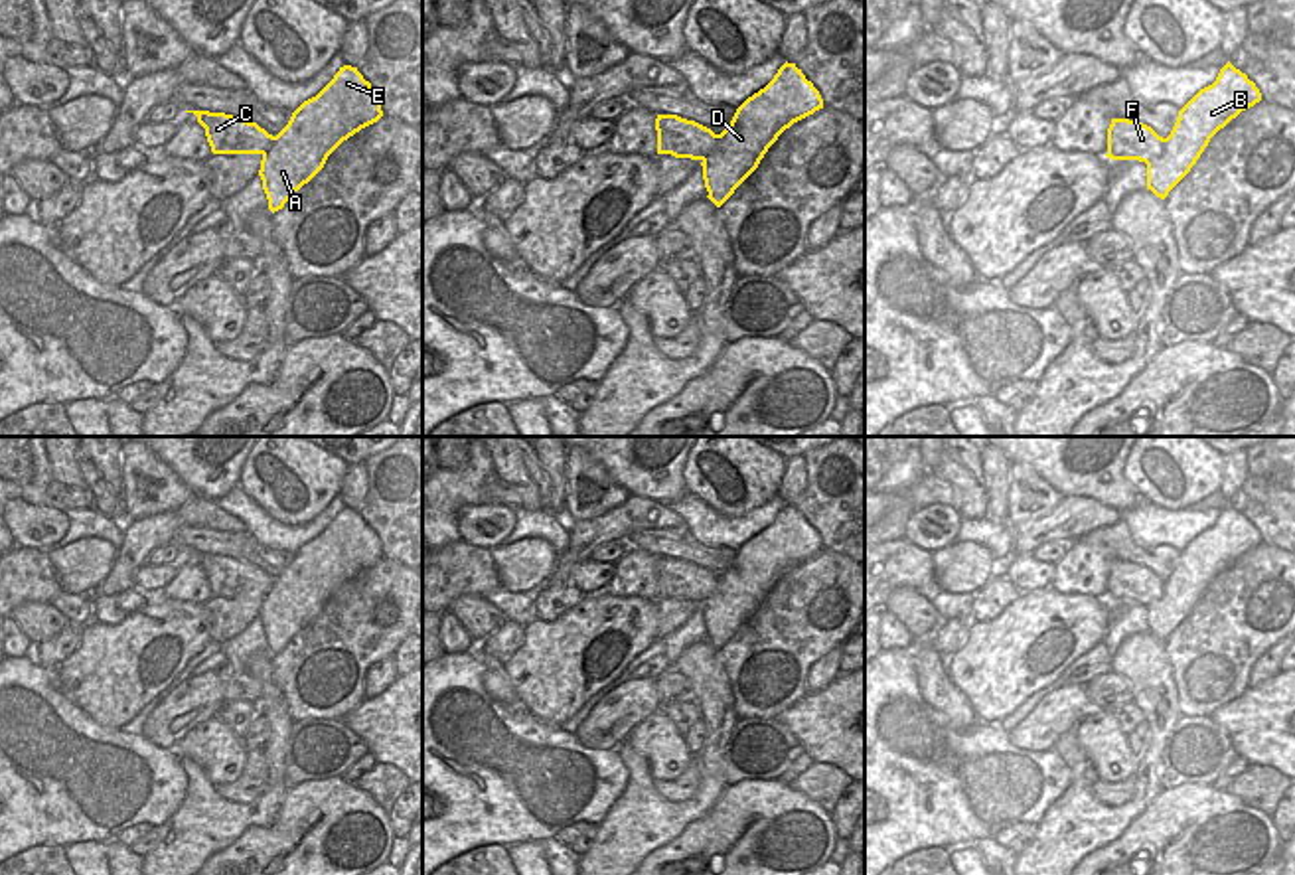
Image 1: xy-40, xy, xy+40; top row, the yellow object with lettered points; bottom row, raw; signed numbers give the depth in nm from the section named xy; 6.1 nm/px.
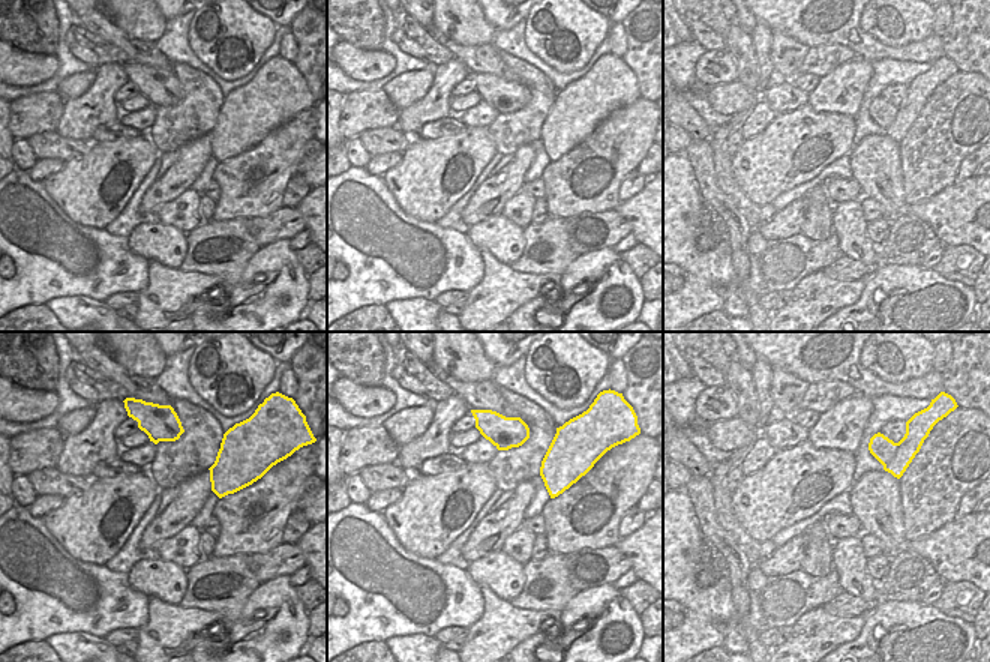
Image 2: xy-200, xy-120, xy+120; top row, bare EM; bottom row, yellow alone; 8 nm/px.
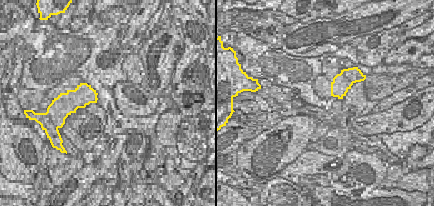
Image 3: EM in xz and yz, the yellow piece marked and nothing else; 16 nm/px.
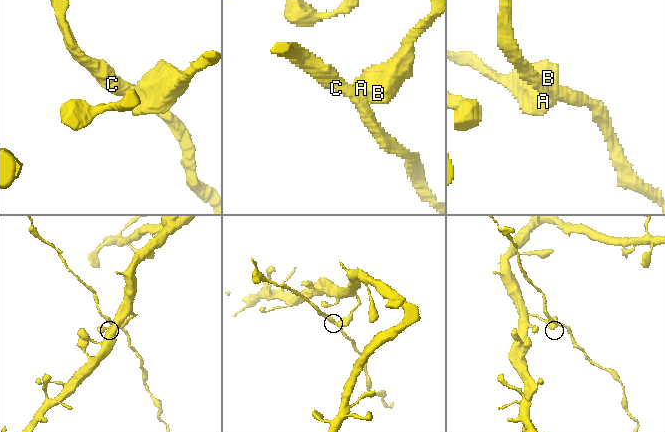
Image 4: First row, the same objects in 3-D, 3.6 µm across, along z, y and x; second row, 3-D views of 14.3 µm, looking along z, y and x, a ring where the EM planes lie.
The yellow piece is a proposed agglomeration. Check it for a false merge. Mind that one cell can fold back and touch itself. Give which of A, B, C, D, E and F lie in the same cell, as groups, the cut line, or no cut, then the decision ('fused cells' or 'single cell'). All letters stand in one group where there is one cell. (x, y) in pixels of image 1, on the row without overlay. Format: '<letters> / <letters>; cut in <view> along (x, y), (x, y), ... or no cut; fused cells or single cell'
A B D E / C F; cut in xy+40 along (1165, 581), (1159, 595), (1145, 605); fused cells

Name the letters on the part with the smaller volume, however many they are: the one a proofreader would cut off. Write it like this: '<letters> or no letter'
C, F

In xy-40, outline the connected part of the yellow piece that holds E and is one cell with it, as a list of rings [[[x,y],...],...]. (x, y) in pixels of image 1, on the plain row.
[[[343,508],[312,541],[304,543],[274,579],[259,618],[274,656],[308,626],[328,598],[349,579],[383,559],[381,541],[357,510]]]

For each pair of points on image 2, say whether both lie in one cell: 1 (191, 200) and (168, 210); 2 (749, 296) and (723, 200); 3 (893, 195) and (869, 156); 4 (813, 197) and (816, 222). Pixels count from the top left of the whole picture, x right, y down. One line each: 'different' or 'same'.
1: same
2: same
3: same
4: same

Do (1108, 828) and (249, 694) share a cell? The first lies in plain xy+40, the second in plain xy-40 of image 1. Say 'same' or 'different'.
different

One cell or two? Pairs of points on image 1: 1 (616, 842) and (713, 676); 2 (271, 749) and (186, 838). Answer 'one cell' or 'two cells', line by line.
1: one cell
2: one cell

